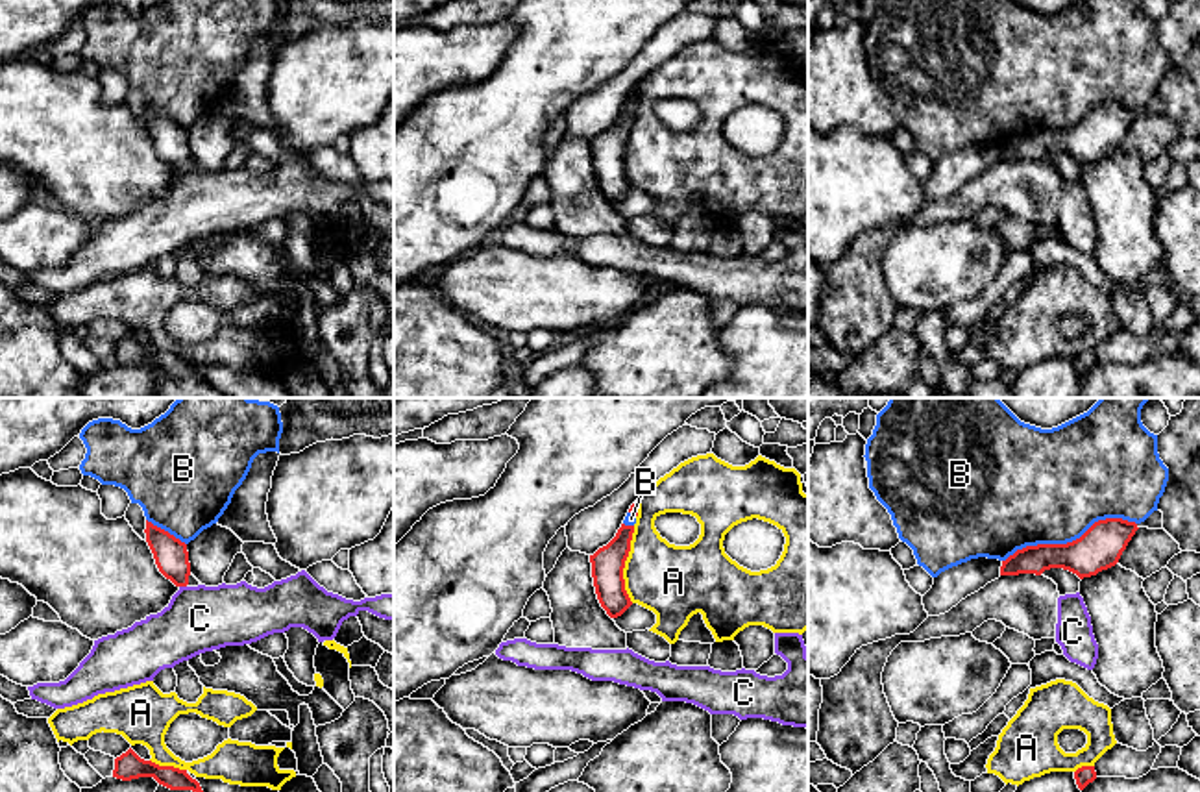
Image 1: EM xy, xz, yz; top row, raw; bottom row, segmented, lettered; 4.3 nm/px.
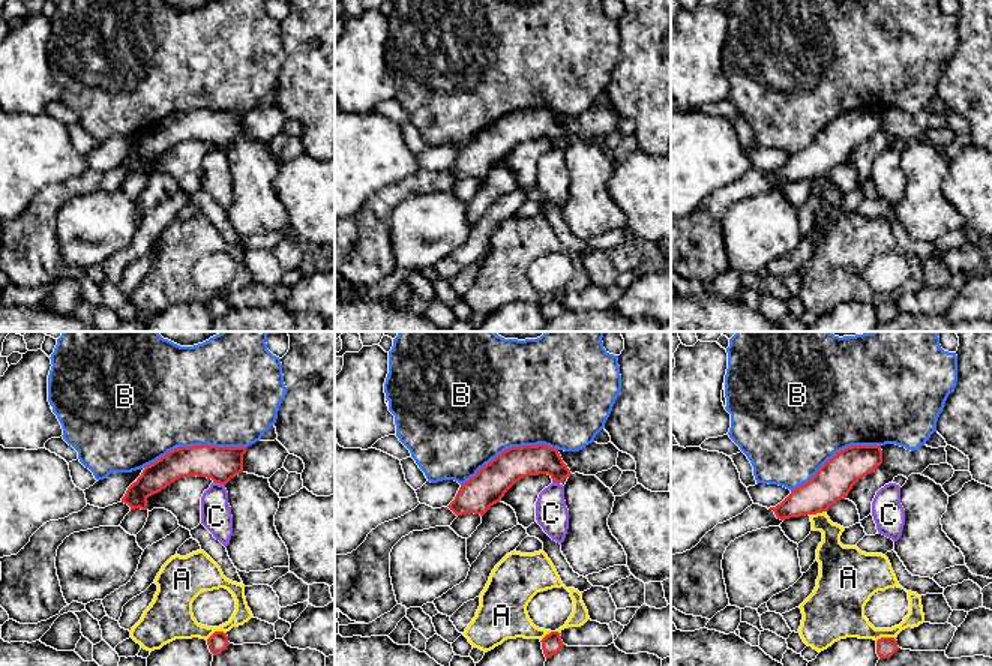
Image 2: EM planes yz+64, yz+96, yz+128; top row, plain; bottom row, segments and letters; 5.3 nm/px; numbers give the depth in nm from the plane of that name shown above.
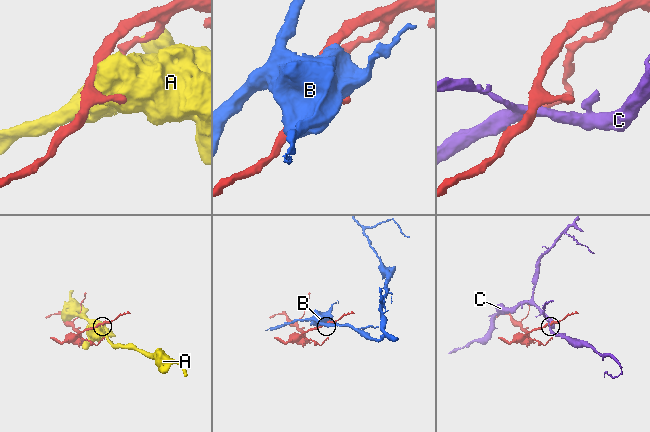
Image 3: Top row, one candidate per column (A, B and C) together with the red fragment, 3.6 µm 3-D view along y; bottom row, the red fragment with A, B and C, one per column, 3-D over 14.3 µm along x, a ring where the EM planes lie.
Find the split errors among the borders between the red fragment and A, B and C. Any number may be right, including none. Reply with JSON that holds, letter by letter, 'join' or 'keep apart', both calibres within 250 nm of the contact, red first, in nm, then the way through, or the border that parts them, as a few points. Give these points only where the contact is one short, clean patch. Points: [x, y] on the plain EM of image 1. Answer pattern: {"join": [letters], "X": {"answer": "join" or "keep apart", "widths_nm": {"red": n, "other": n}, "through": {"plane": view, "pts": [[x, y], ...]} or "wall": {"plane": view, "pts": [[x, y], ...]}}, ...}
{"join": [], "A": {"answer": "keep apart", "widths_nm": {"red": 140, "other": 320}}, "B": {"answer": "keep apart", "widths_nm": {"red": 190, "other": 480}}, "C": {"answer": "keep apart", "widths_nm": {"red": 150, "other": 280}, "wall": {"plane": "xy", "pts": [[180, 171], [185, 173]]}}}

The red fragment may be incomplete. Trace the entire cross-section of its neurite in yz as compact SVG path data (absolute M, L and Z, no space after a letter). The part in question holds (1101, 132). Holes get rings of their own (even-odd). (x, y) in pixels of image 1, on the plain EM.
M1106 104L1095 107L1080 124L1067 130L1037 130L1017 135L1002 146L1000 161L1035 159L1063 154L1080 165L1115 152L1137 117L1135 107Z

